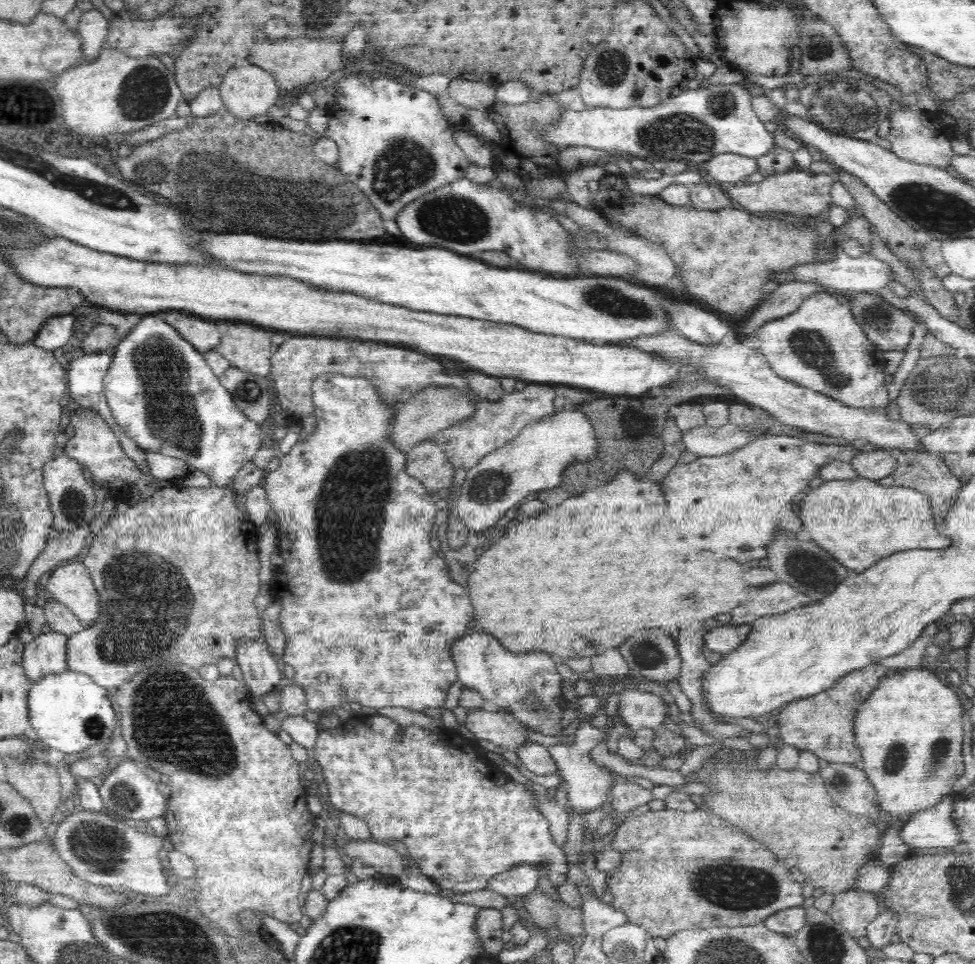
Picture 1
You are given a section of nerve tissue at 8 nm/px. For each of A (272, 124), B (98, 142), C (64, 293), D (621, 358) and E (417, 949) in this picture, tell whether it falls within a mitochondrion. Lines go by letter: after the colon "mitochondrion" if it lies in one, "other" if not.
A: other
B: other
C: other
D: other
E: other

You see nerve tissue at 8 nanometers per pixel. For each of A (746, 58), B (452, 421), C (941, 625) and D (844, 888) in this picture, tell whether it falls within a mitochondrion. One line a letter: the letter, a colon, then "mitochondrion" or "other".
A: other
B: other
C: other
D: other

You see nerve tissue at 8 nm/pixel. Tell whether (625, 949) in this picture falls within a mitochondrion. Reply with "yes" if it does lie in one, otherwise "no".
yes

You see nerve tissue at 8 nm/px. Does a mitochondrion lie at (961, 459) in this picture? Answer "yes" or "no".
no

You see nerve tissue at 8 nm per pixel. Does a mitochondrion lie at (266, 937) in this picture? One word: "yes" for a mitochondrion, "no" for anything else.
no

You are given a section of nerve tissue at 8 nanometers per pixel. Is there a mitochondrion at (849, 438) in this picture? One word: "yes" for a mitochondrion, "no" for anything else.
no

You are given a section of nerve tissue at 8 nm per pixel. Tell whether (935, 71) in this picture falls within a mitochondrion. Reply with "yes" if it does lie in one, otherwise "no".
no

